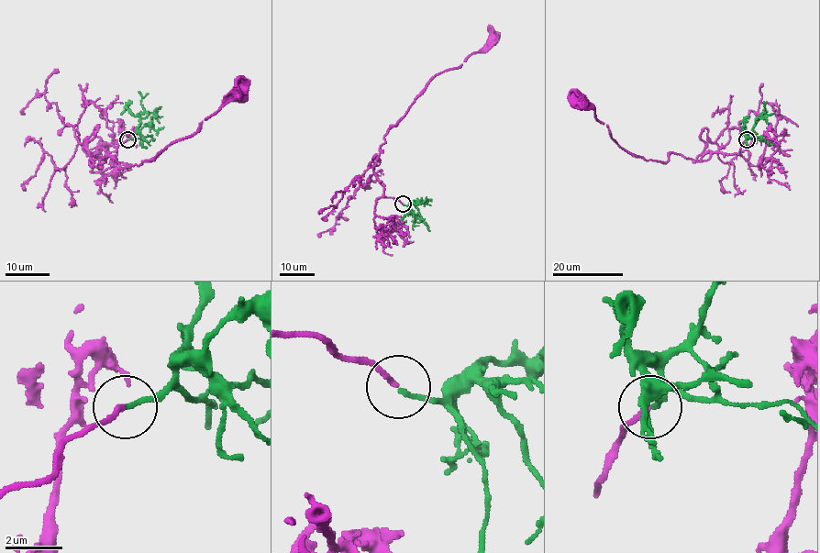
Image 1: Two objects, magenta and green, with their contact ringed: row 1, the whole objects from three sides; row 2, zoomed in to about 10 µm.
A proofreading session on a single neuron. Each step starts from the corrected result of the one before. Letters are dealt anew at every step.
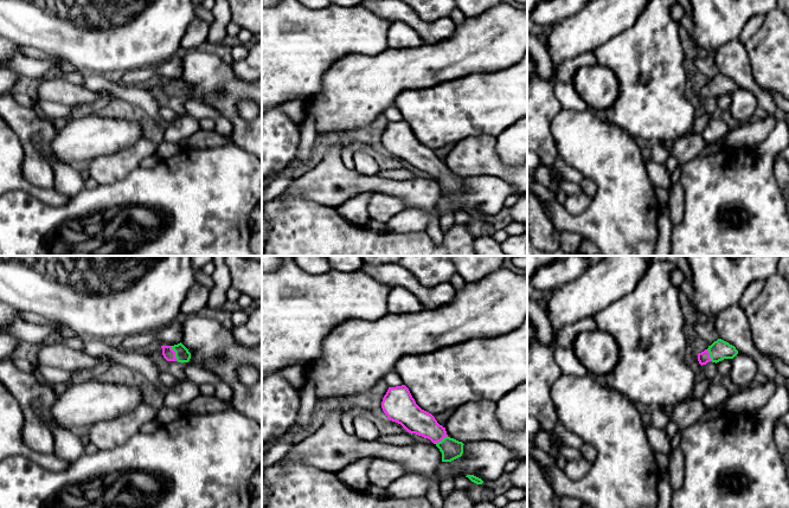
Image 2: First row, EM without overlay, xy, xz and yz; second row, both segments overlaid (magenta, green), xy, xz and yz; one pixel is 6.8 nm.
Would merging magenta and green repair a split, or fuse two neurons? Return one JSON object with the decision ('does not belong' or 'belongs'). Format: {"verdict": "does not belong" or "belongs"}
{"verdict": "belongs"}

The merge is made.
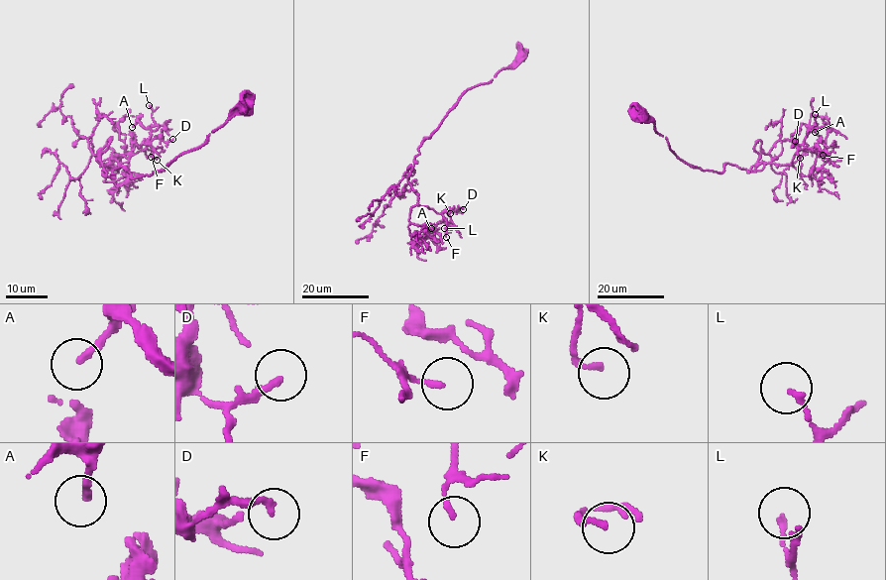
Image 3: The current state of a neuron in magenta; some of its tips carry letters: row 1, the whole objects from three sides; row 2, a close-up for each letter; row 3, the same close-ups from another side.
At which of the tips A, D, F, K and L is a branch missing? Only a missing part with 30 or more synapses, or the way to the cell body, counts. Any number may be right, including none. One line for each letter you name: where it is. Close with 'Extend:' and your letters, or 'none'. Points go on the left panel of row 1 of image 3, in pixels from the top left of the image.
K: place (157, 160)
Extend: K

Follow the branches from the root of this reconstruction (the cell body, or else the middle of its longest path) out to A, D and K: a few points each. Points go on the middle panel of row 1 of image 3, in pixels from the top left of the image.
A: (521, 58), (490, 81), (470, 87), (418, 149), (408, 182), (419, 205), (445, 218), (431, 228)
D: (521, 58), (490, 81), (470, 87), (418, 149), (408, 179), (418, 204), (438, 213), (463, 209)
K: (521, 58), (490, 81), (470, 87), (418, 149), (408, 179), (418, 204), (450, 213)

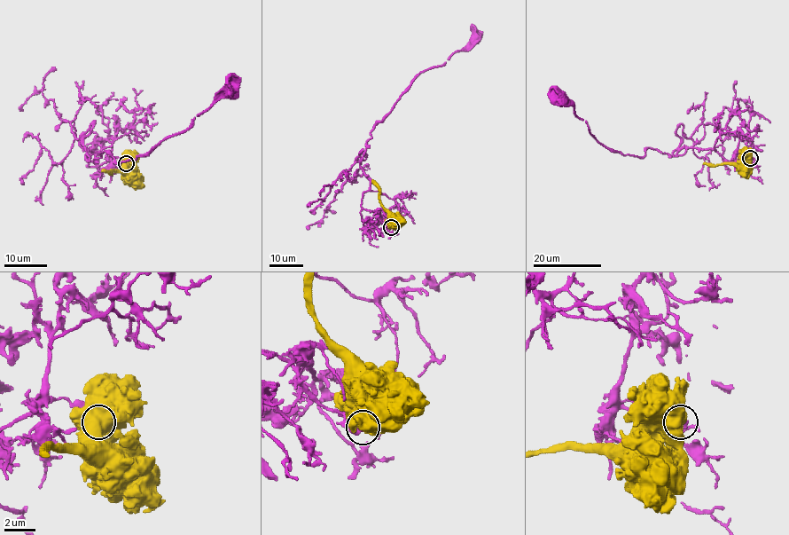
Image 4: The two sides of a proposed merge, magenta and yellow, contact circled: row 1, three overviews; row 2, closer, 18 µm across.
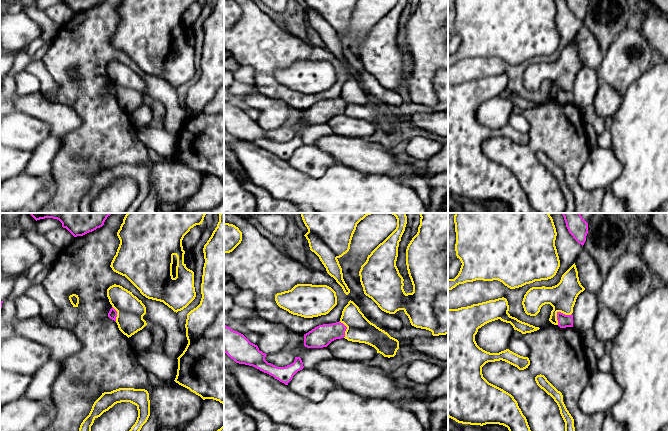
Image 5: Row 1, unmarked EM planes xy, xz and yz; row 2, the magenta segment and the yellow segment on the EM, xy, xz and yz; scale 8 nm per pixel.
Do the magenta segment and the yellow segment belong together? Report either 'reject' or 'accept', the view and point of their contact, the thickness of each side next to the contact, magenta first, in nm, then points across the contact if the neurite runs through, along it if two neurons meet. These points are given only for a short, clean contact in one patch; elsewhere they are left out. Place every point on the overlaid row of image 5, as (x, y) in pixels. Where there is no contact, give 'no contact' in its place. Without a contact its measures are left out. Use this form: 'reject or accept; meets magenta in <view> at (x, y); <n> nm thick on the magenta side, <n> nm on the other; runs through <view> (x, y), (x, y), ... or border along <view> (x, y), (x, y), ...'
reject; meets magenta in yz at (558, 312); 100 nm thick on the magenta side, 220 nm on the other; border along yz (571, 313), (564, 314), (558, 312), (557, 324)

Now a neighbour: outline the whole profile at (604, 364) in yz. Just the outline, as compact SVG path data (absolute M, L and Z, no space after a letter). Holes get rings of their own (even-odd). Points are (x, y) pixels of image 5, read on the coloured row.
M605 354L600 359L597 359L597 370L603 373L607 373L612 370L612 358L610 354Z

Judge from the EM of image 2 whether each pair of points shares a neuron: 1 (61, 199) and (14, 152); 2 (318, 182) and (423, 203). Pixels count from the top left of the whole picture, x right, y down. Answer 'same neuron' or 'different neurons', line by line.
1: same neuron
2: same neuron

